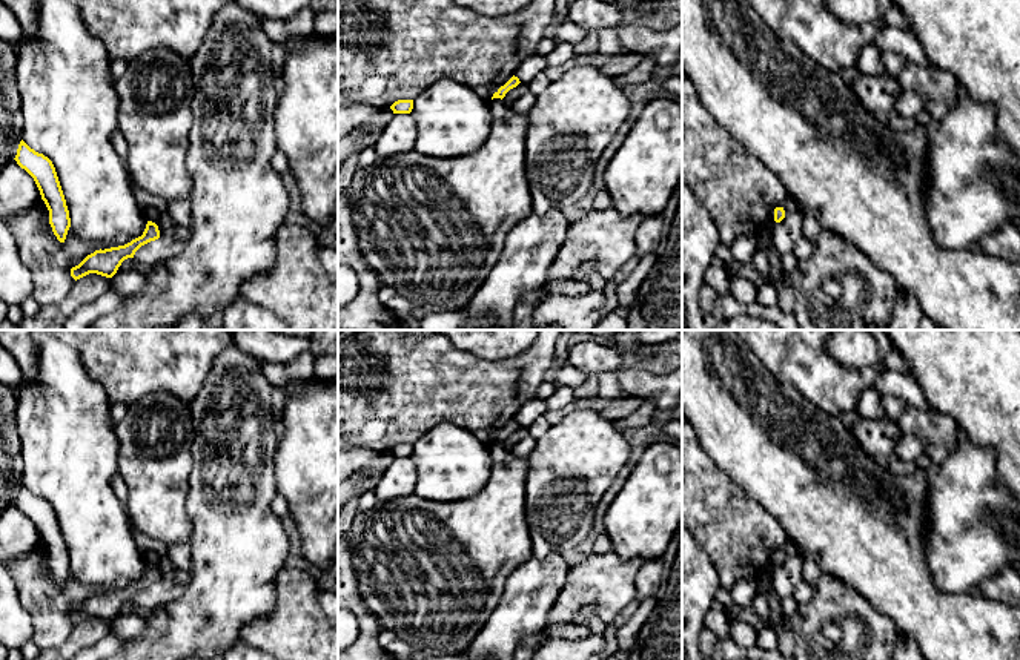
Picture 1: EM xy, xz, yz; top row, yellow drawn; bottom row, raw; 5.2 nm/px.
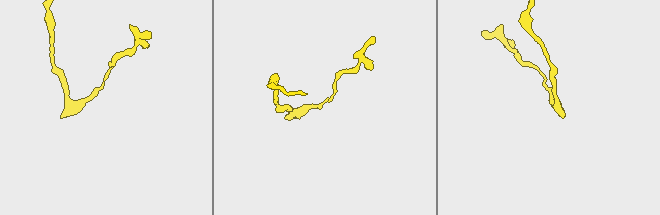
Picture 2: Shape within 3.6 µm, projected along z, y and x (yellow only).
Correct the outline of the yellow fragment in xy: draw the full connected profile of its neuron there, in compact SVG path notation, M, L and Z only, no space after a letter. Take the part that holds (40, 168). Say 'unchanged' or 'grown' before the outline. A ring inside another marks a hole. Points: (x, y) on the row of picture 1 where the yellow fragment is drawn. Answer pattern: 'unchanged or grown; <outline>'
unchanged; M23 140L14 158L35 181L41 200L49 210L49 224L60 243L65 243L71 227L69 210L52 161L31 149Z

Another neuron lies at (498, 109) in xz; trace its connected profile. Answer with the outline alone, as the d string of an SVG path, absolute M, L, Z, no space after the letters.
M501 98L488 100L488 107L493 120L502 120L515 115L512 107L507 106Z

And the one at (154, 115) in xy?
M151 49L128 63L115 83L117 129L128 141L126 169L132 183L164 203L187 198L192 178L186 167L194 83L189 61L169 49Z

